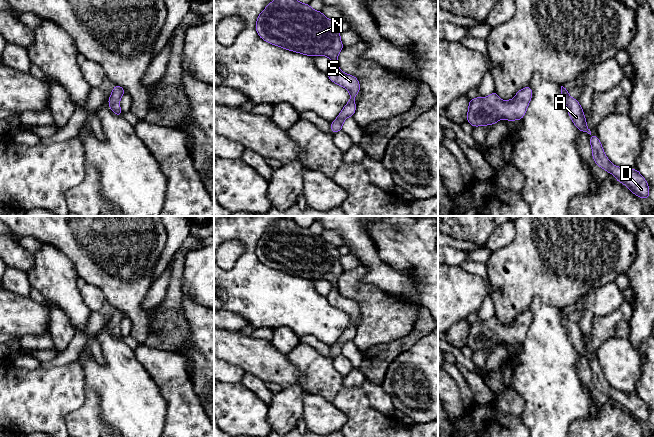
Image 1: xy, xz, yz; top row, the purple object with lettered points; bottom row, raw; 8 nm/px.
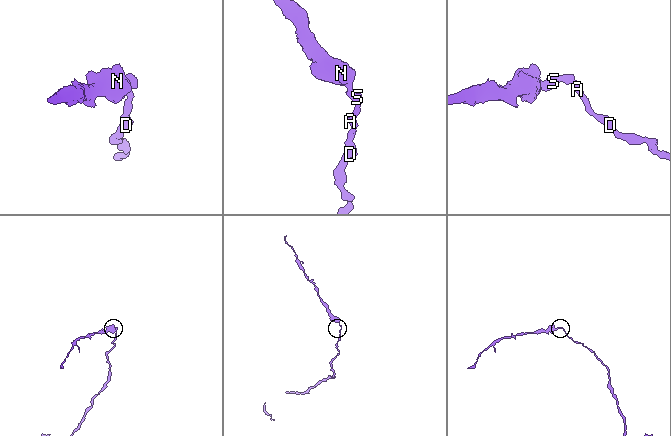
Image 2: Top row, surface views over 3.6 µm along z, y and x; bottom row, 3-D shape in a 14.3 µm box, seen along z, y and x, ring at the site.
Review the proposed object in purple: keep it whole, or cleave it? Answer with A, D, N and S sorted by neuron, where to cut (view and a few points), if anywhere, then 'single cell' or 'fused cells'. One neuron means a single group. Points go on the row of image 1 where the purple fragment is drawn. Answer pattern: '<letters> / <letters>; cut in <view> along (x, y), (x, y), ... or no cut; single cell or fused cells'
A D N S; no cut; single cell

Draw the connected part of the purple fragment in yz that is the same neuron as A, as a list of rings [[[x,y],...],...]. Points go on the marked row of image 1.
[[[561,86],[561,96],[566,104],[568,114],[574,125],[579,131],[587,132],[591,135],[590,129],[587,128],[584,111],[582,110],[579,101],[569,96],[568,90]]]

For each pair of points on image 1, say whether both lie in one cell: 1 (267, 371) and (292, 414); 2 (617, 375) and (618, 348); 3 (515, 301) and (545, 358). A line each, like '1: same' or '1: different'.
1: different
2: same
3: different

